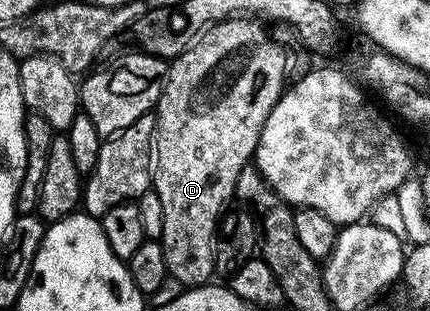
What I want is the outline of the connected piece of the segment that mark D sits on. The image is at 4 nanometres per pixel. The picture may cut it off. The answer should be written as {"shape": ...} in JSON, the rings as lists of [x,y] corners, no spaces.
{"shape":[[[234,16],[224,19],[223,22],[216,22],[208,26],[198,39],[187,47],[184,54],[180,54],[167,67],[167,78],[163,82],[163,94],[159,98],[157,113],[155,114],[155,132],[153,142],[153,193],[161,200],[163,209],[163,236],[162,244],[165,252],[165,264],[167,273],[172,278],[181,280],[184,287],[194,288],[212,281],[215,274],[215,243],[217,231],[224,213],[226,204],[235,194],[235,185],[241,171],[248,169],[252,161],[255,149],[261,136],[261,128],[269,116],[269,112],[277,104],[277,100],[283,94],[287,78],[287,54],[271,39],[271,34],[262,26],[262,21],[252,20],[247,16]]]}

